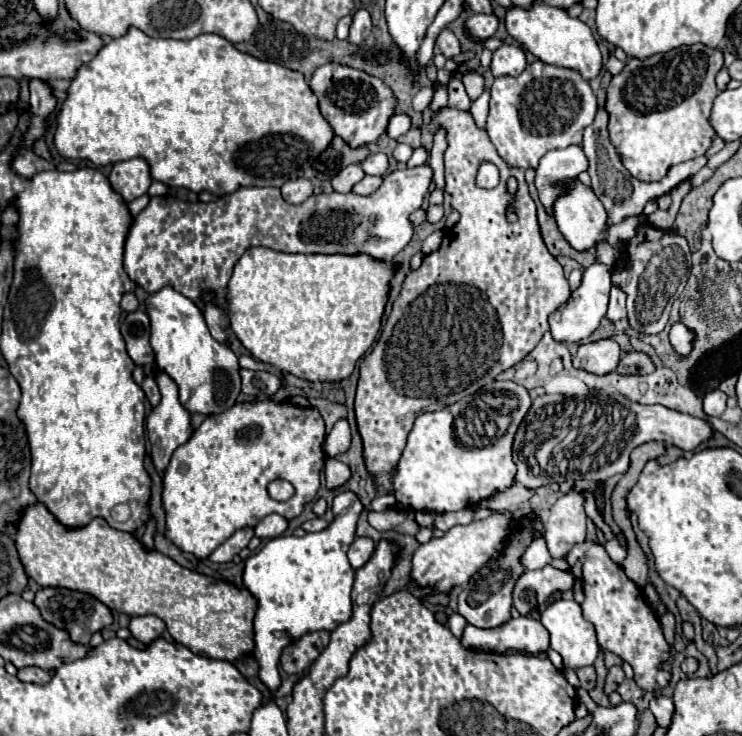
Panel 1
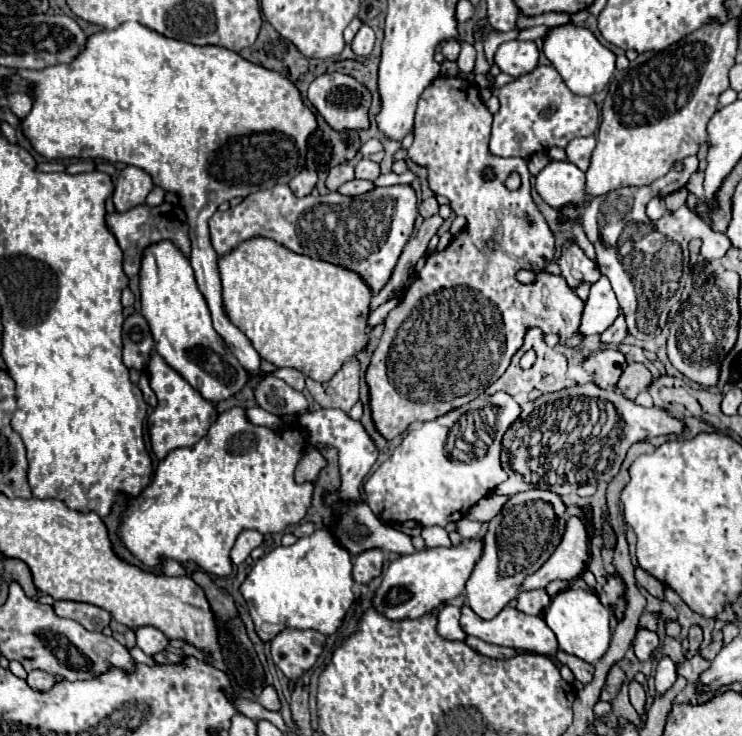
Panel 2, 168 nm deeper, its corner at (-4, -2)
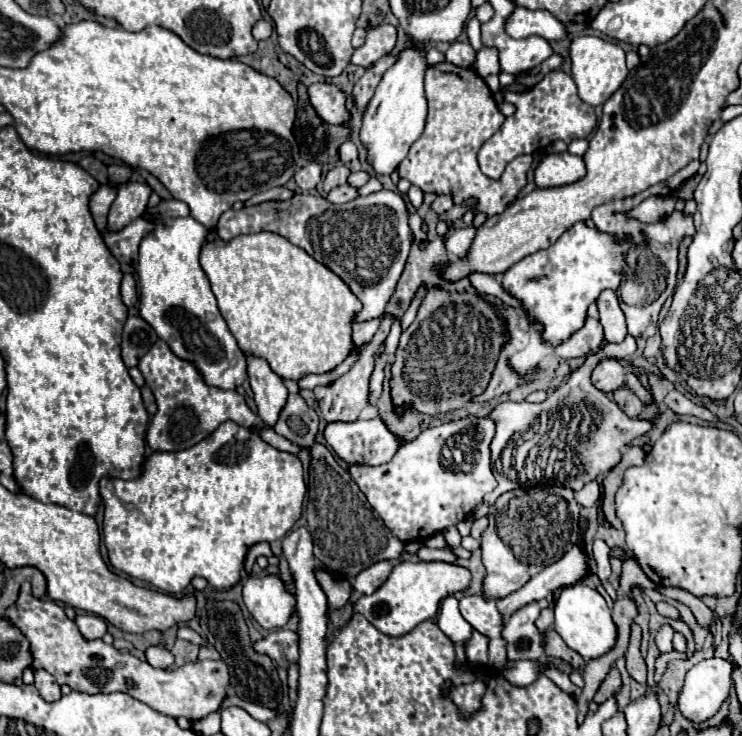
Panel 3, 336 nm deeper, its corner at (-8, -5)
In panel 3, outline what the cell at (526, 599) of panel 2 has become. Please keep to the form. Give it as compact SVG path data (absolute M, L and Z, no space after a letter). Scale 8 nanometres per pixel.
M536 601L530 605L524 605L524 609L518 609L504 625L504 641L506 641L506 657L508 661L516 659L540 659L542 649L542 637L536 629L536 617L546 607L546 601Z

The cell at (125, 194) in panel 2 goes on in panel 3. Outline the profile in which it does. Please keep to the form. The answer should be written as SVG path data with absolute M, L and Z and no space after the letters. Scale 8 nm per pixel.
M128 181L118 187L118 195L108 213L108 231L120 231L134 219L142 217L152 189L146 183Z

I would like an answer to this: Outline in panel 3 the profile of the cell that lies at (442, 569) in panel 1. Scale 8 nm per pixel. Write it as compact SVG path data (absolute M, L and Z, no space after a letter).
M402 561L398 563L386 583L378 587L372 595L362 595L358 601L352 603L356 613L362 613L378 631L390 637L402 637L410 633L422 621L434 619L440 607L440 601L448 595L458 591L466 591L470 585L470 571L452 563L412 563Z

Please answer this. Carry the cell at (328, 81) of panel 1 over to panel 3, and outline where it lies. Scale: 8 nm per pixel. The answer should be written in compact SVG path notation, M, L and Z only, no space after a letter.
M314 83L308 87L308 97L314 107L314 111L332 125L342 125L350 113L346 109L346 97L344 93L334 85Z

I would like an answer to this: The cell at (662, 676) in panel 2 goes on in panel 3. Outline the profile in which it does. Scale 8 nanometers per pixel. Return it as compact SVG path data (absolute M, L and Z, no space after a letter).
M666 623L666 625L660 625L658 633L656 633L656 647L660 651L672 651L672 635L674 635L674 629Z

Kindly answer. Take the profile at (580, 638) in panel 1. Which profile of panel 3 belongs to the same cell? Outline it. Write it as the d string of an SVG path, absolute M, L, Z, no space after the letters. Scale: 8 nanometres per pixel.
M580 581L576 585L564 587L560 597L556 599L554 611L556 611L554 629L566 641L566 645L570 649L574 649L576 653L580 653L584 659L596 659L614 647L616 625L612 621L612 611L596 589L580 583Z

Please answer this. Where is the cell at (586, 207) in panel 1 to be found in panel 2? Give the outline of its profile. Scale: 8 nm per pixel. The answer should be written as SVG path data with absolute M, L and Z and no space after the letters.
M550 162L536 176L536 190L552 208L564 206L564 202L580 202L580 210L586 206L584 172L572 162Z

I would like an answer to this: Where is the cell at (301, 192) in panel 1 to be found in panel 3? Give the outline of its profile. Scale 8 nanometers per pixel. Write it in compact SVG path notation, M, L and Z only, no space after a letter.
M314 161L308 163L308 165L304 165L302 169L296 171L294 179L296 179L296 183L298 183L298 187L300 187L302 191L314 189L314 187L318 185L318 181L320 181L320 165L316 165Z

